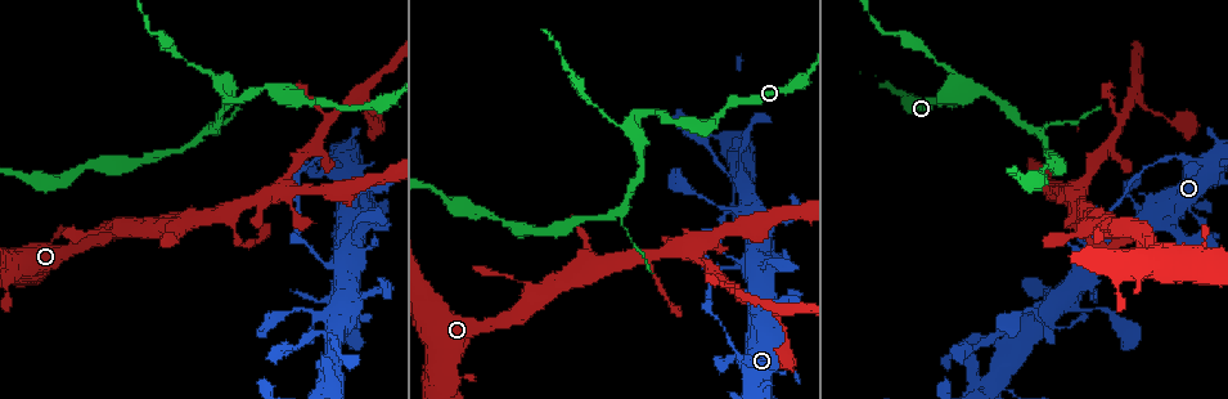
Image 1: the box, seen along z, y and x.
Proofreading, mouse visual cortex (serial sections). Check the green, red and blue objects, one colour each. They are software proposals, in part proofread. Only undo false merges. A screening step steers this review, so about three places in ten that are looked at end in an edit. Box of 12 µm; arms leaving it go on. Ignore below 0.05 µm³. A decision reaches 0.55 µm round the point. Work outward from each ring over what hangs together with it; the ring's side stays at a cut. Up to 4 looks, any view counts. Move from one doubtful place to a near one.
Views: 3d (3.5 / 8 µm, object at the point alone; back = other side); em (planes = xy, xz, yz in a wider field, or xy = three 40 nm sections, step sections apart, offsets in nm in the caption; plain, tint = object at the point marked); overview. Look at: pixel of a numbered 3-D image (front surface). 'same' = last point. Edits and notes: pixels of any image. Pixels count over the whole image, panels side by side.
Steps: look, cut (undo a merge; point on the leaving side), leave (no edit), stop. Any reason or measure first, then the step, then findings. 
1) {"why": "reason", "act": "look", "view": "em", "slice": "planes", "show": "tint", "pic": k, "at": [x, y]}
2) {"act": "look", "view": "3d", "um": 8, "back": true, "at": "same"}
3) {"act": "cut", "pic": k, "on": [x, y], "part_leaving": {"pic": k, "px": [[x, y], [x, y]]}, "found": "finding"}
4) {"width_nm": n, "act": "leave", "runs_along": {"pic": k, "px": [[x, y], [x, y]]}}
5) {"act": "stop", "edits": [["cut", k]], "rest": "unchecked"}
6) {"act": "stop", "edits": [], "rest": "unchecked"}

{"why": "calibre changes", "act": "look", "view": "3d", "um": 3.5, "pic": 1, "at": [176, 239]}

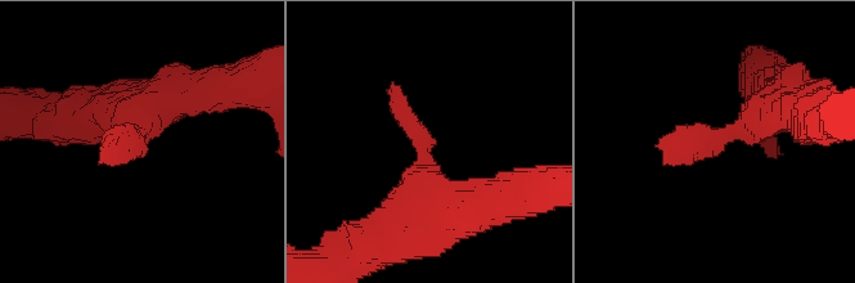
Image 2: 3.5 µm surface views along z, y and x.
{"act": "look", "view": "em", "slice": "xy", "step": 1, "show": "tint", "pic": 2, "at": [716, 135]}

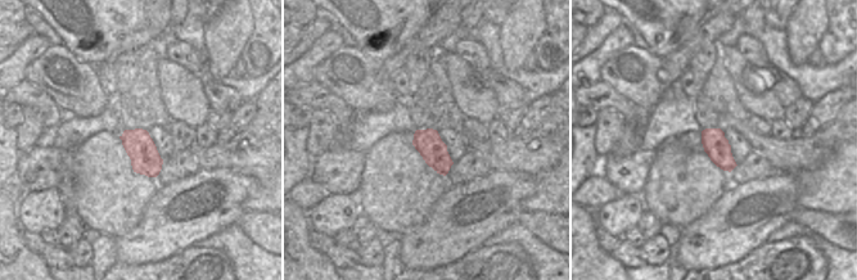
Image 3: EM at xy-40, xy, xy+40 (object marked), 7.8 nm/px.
{"act": "leave", "found": "one cell here"}

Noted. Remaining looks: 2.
{"why": "thick turns thin", "act": "look", "view": "3d", "um": 8, "pic": 1, "at": [767, 241]}

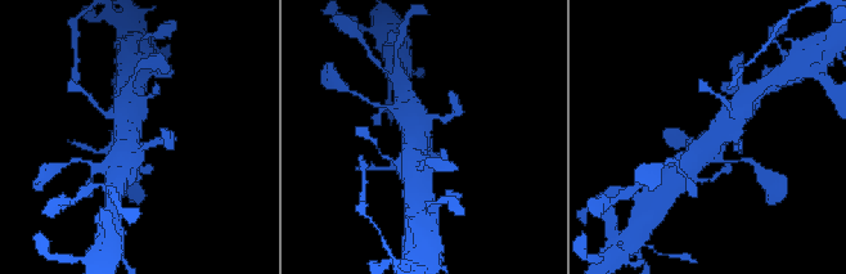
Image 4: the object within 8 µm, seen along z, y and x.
{"act": "look", "view": "em", "slice": "xy", "step": 2, "show": "tint", "pic": 4, "at": [713, 151]}

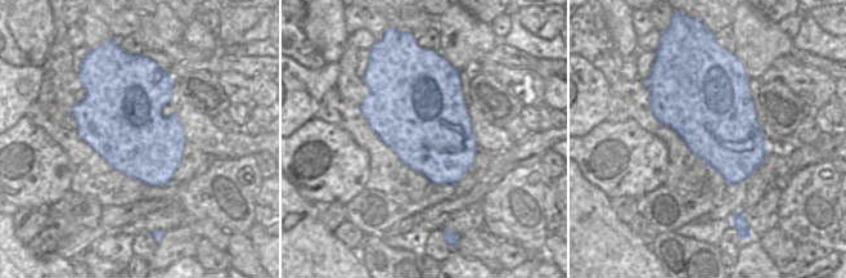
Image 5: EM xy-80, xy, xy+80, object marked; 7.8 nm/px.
{"act": "leave", "runs_along": {"pic": 4, "px": [[737, 113], [683, 167]]}, "found": "one cell here"}

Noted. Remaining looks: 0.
{"act": "stop", "edits": [], "rest": "unchecked"}

